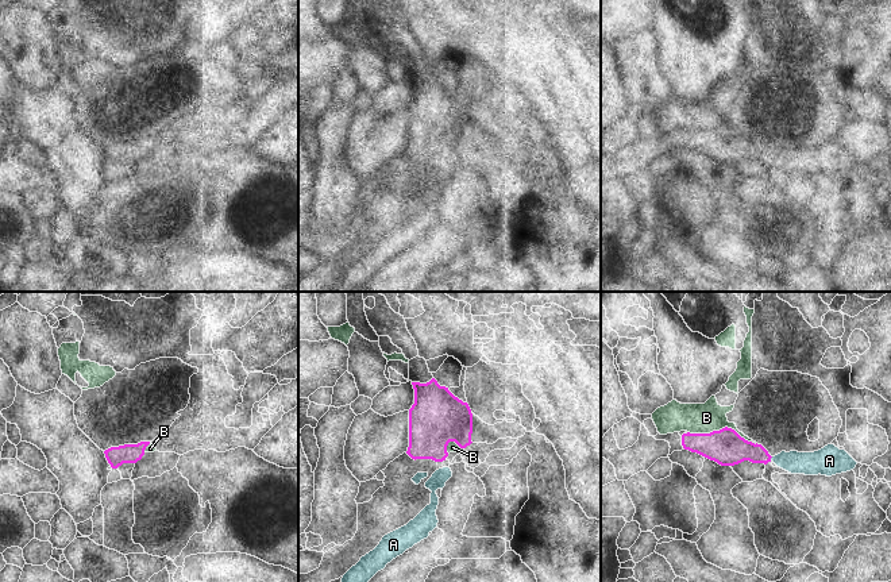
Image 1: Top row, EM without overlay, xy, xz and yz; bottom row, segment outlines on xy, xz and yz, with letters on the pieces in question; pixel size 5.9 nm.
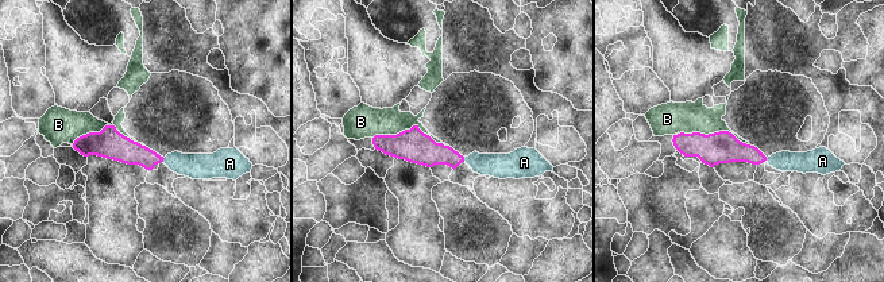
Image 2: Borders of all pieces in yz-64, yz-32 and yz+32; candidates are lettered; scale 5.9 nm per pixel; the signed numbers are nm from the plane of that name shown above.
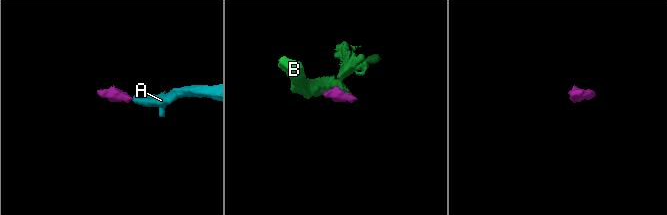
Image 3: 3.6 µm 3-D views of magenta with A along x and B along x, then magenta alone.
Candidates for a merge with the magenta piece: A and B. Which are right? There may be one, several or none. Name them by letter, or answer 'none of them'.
A

